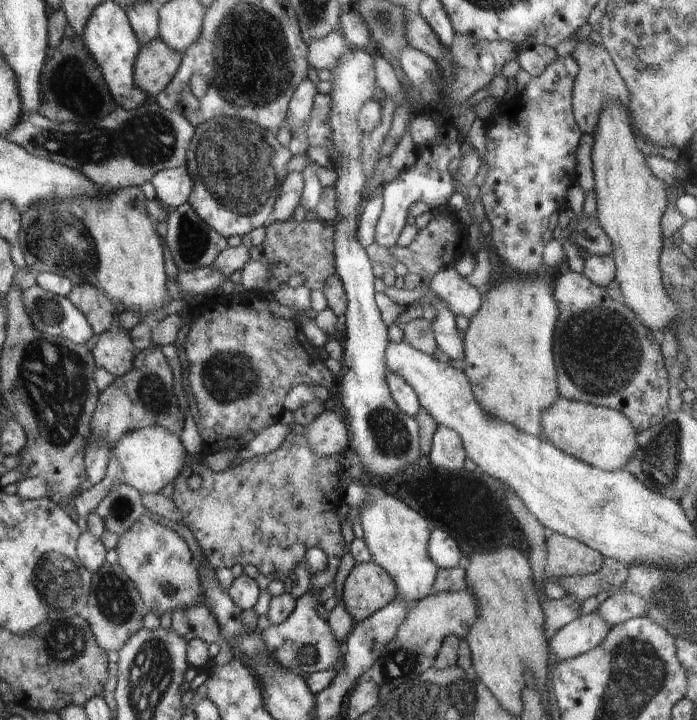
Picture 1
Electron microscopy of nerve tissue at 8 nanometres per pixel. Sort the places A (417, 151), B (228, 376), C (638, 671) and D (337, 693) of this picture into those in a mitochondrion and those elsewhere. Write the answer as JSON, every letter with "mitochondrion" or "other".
{"A":"other","B":"mitochondrion","C":"mitochondrion","D":"other"}

